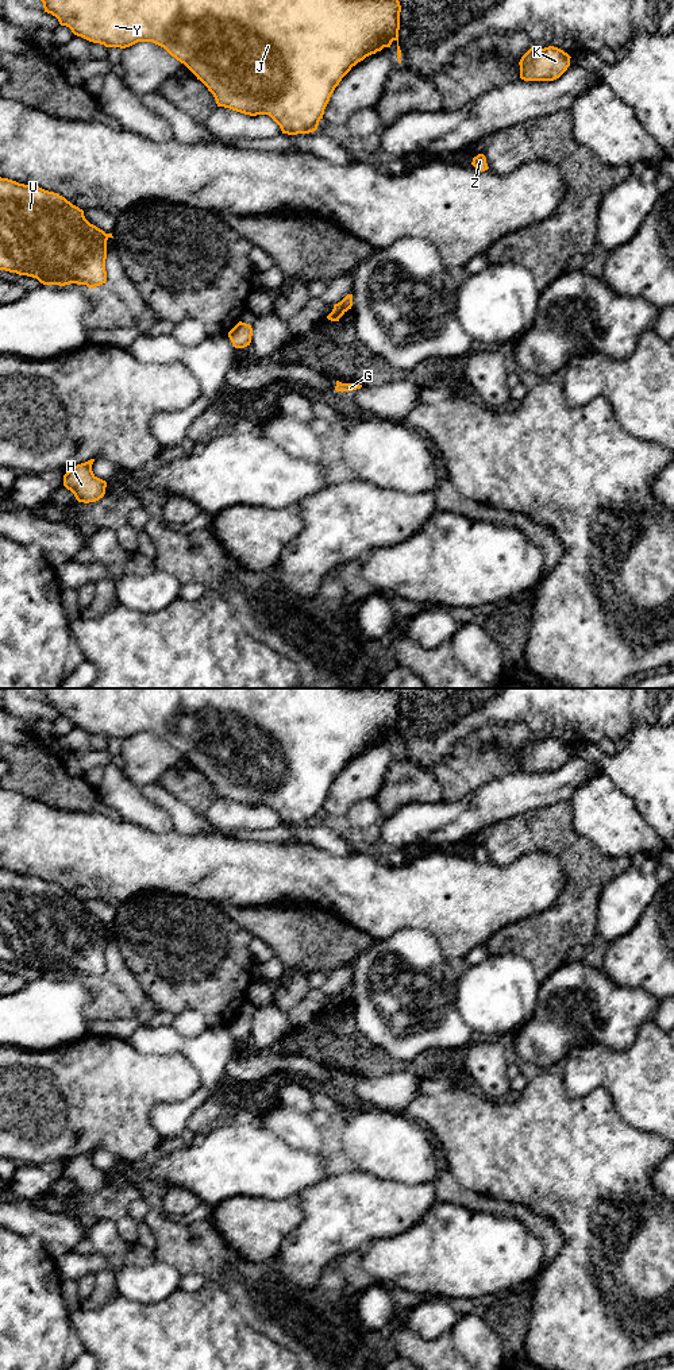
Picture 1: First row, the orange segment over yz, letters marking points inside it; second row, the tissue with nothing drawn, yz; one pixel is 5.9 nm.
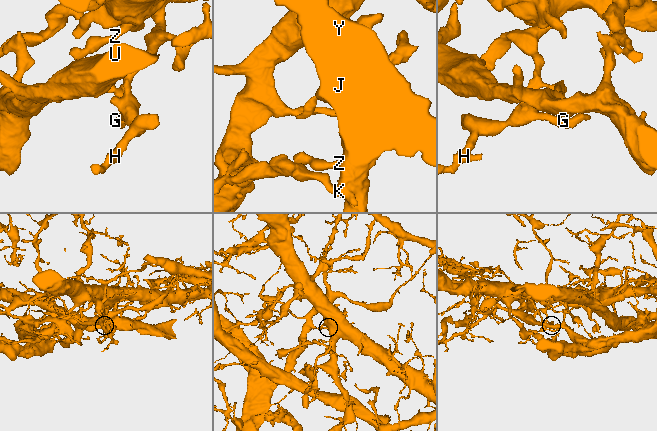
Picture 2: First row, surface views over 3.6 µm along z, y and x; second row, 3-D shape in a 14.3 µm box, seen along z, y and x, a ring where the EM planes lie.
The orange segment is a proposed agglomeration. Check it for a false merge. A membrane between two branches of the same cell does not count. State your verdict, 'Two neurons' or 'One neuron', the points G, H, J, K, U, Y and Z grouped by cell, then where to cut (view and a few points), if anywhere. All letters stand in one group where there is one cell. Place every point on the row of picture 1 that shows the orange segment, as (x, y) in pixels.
Two neurons. Groups: G H J K Y Z / U. Split along yz (341, 301), (347, 309)

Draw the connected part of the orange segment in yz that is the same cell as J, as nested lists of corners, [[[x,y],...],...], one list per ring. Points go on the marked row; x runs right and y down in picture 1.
[[[41,0],[45,12],[55,16],[61,26],[66,26],[77,36],[105,47],[126,49],[138,42],[153,42],[163,47],[172,57],[184,63],[213,94],[217,107],[257,116],[269,115],[281,128],[282,134],[309,134],[317,130],[331,94],[342,78],[366,57],[390,47],[397,42],[397,58],[401,63],[398,46],[400,12],[398,0]]]

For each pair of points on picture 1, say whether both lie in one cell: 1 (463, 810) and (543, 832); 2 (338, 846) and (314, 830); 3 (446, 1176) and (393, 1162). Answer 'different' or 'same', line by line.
1: different
2: same
3: different

